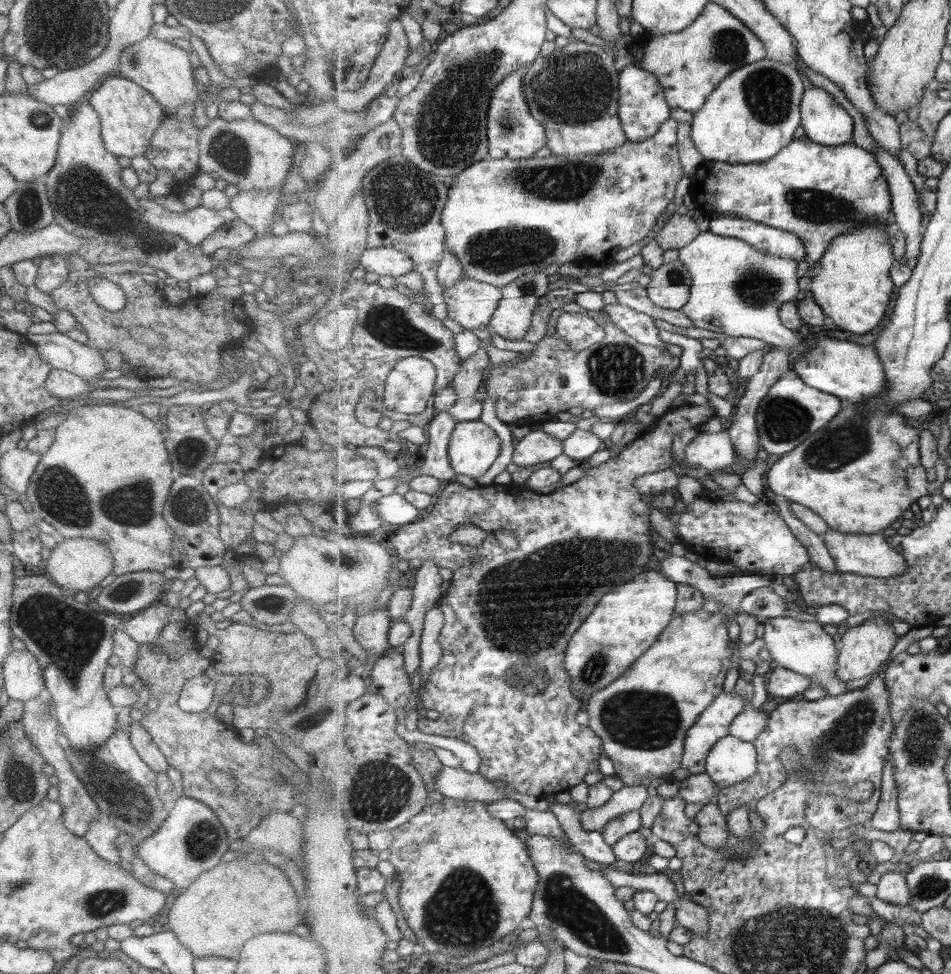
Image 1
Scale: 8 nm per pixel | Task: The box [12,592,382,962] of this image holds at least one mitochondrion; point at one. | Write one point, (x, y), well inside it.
(138, 810)

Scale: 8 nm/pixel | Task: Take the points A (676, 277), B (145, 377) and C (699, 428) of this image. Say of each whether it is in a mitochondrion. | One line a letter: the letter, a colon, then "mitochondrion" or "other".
A: mitochondrion
B: other
C: other

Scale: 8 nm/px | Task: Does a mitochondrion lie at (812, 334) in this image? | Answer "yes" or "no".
no

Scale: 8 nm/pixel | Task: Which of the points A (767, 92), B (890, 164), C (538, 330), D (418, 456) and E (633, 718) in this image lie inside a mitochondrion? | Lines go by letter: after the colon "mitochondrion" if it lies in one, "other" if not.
A: mitochondrion
B: other
C: other
D: other
E: mitochondrion

